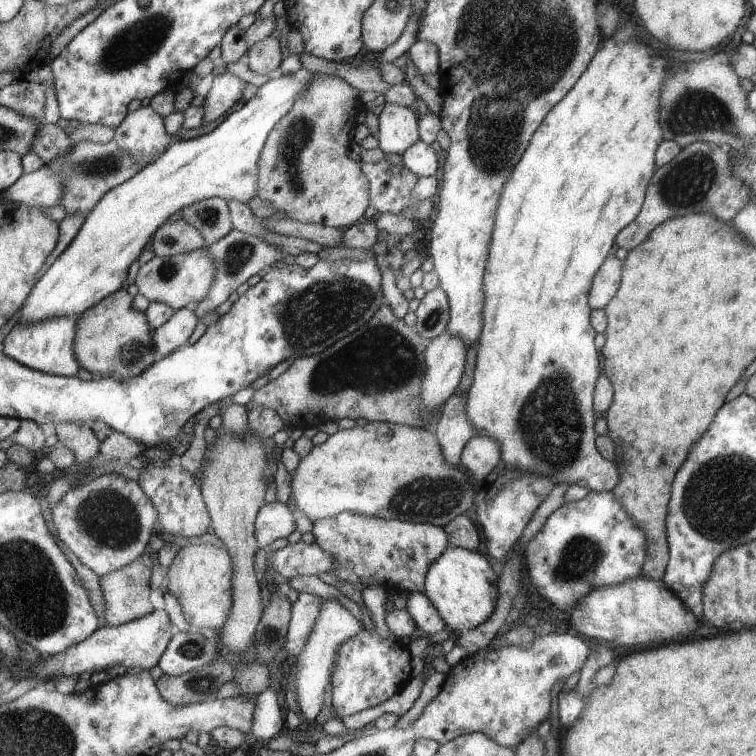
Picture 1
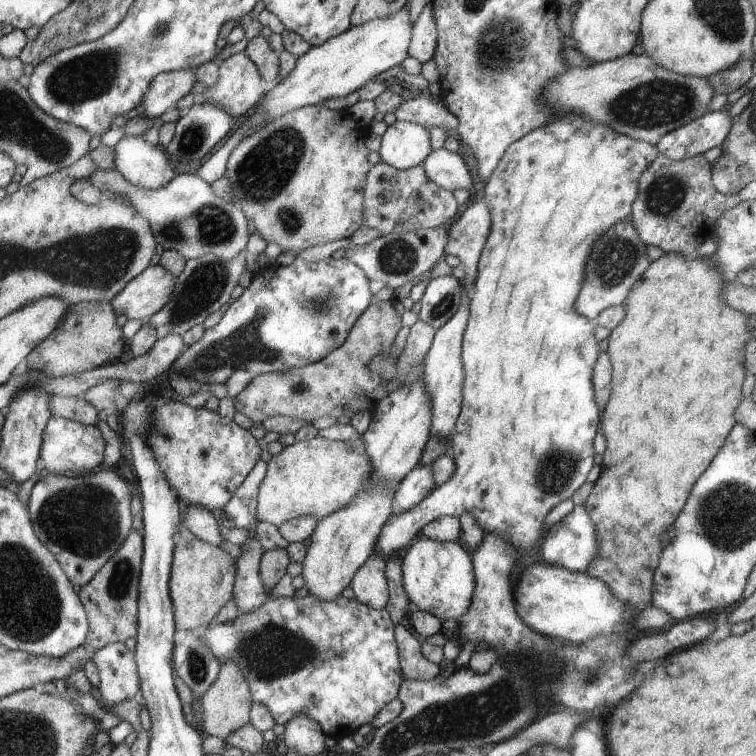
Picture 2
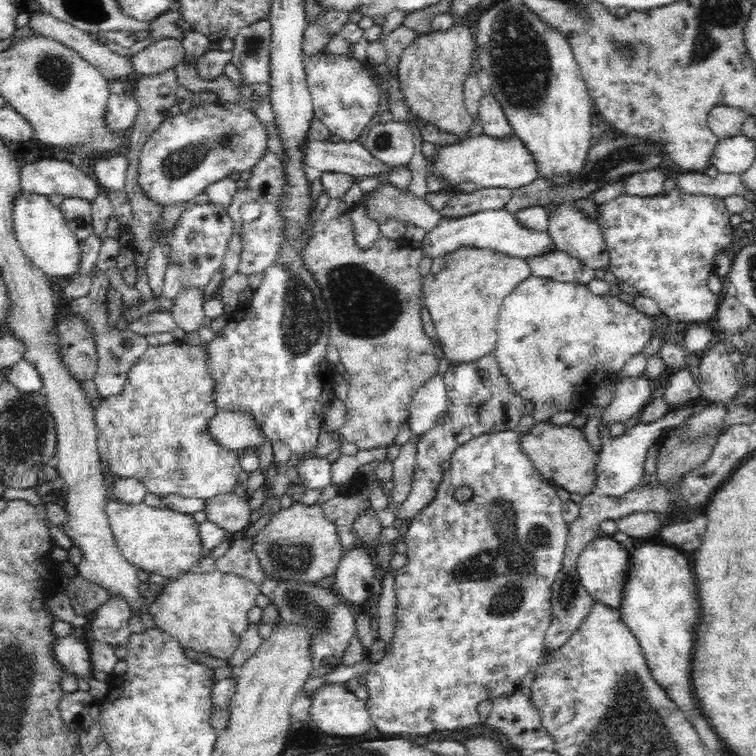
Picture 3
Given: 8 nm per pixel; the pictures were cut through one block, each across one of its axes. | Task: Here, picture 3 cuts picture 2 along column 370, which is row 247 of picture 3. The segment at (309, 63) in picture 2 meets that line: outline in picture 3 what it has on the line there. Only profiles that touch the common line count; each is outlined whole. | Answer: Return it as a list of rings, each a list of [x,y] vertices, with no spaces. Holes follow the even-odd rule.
[[[22,191],[14,200],[13,218],[14,232],[23,253],[44,275],[76,277],[78,270],[82,270],[79,240],[66,224],[59,206],[54,206],[48,196]]]

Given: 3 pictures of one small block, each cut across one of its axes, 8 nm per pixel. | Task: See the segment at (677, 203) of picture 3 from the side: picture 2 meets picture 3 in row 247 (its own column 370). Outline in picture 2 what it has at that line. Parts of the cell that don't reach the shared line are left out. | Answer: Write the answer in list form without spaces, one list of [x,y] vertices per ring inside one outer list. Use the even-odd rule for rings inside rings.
[[[308,594],[304,598],[280,597],[277,595],[269,595],[268,600],[248,612],[248,614],[240,614],[234,621],[227,623],[210,624],[197,630],[200,633],[202,642],[206,644],[206,648],[220,660],[220,662],[236,662],[238,666],[245,672],[246,679],[249,680],[251,690],[253,692],[253,702],[264,704],[270,712],[272,712],[275,721],[278,724],[286,724],[296,717],[298,714],[310,714],[310,718],[314,718],[314,722],[318,722],[321,730],[326,732],[326,736],[335,738],[336,741],[343,736],[350,736],[364,724],[372,725],[378,714],[389,704],[390,700],[395,700],[398,694],[400,684],[404,684],[402,672],[400,672],[400,658],[398,658],[398,648],[396,648],[396,640],[394,640],[394,624],[390,622],[389,611],[386,609],[378,610],[370,607],[367,603],[362,603],[358,599],[349,599],[341,595],[330,602],[324,602],[321,598],[316,598],[313,594]]]

